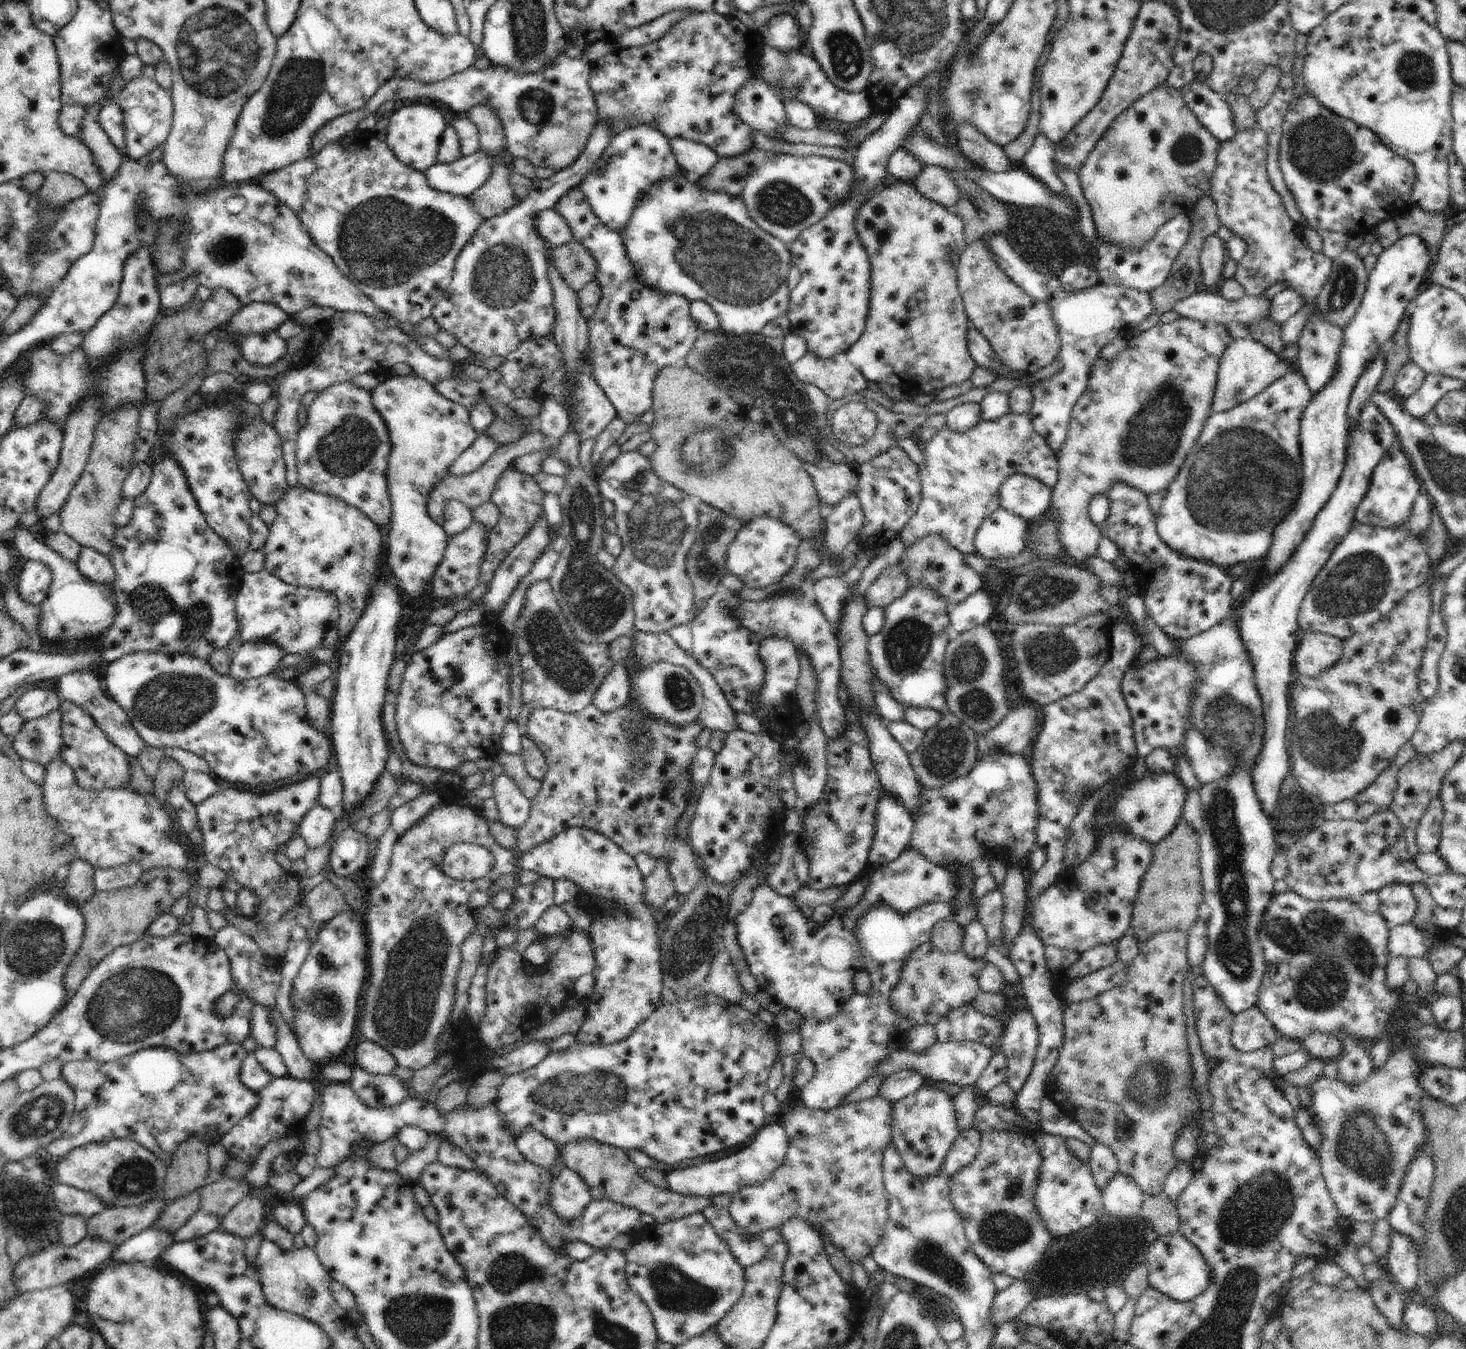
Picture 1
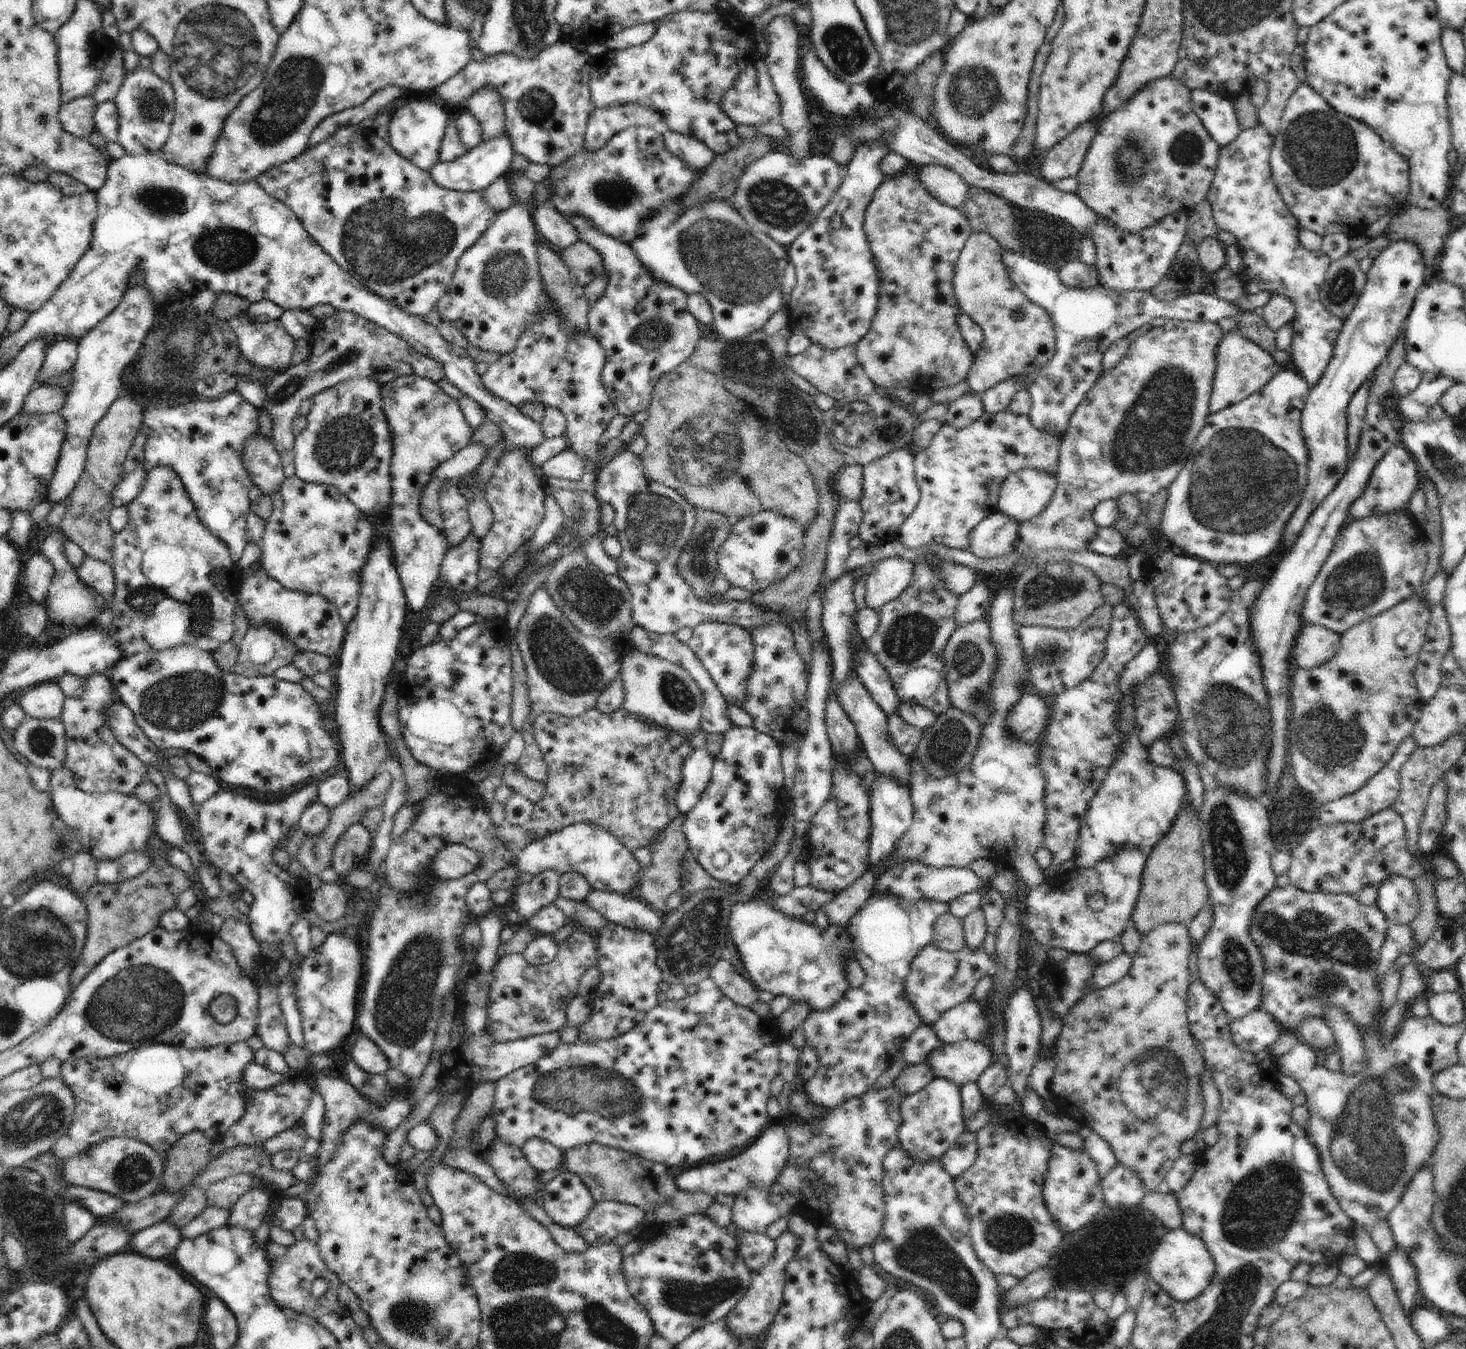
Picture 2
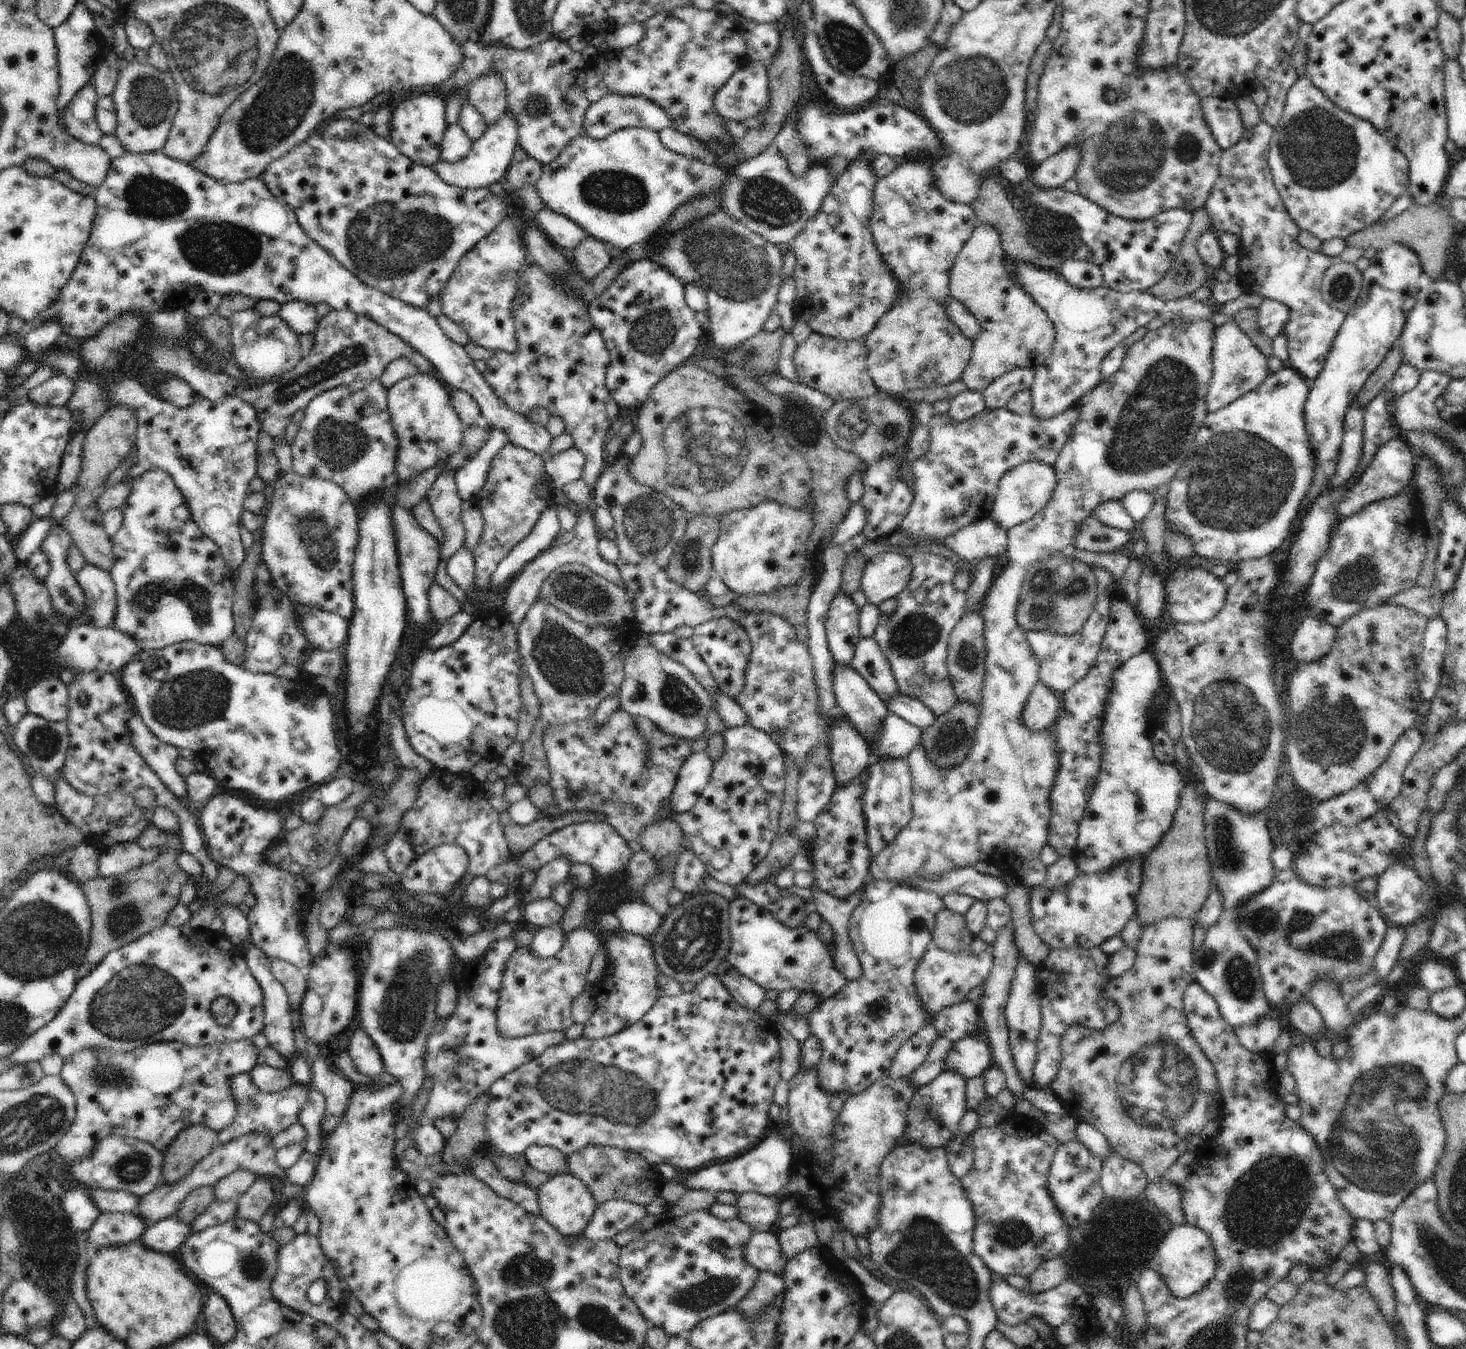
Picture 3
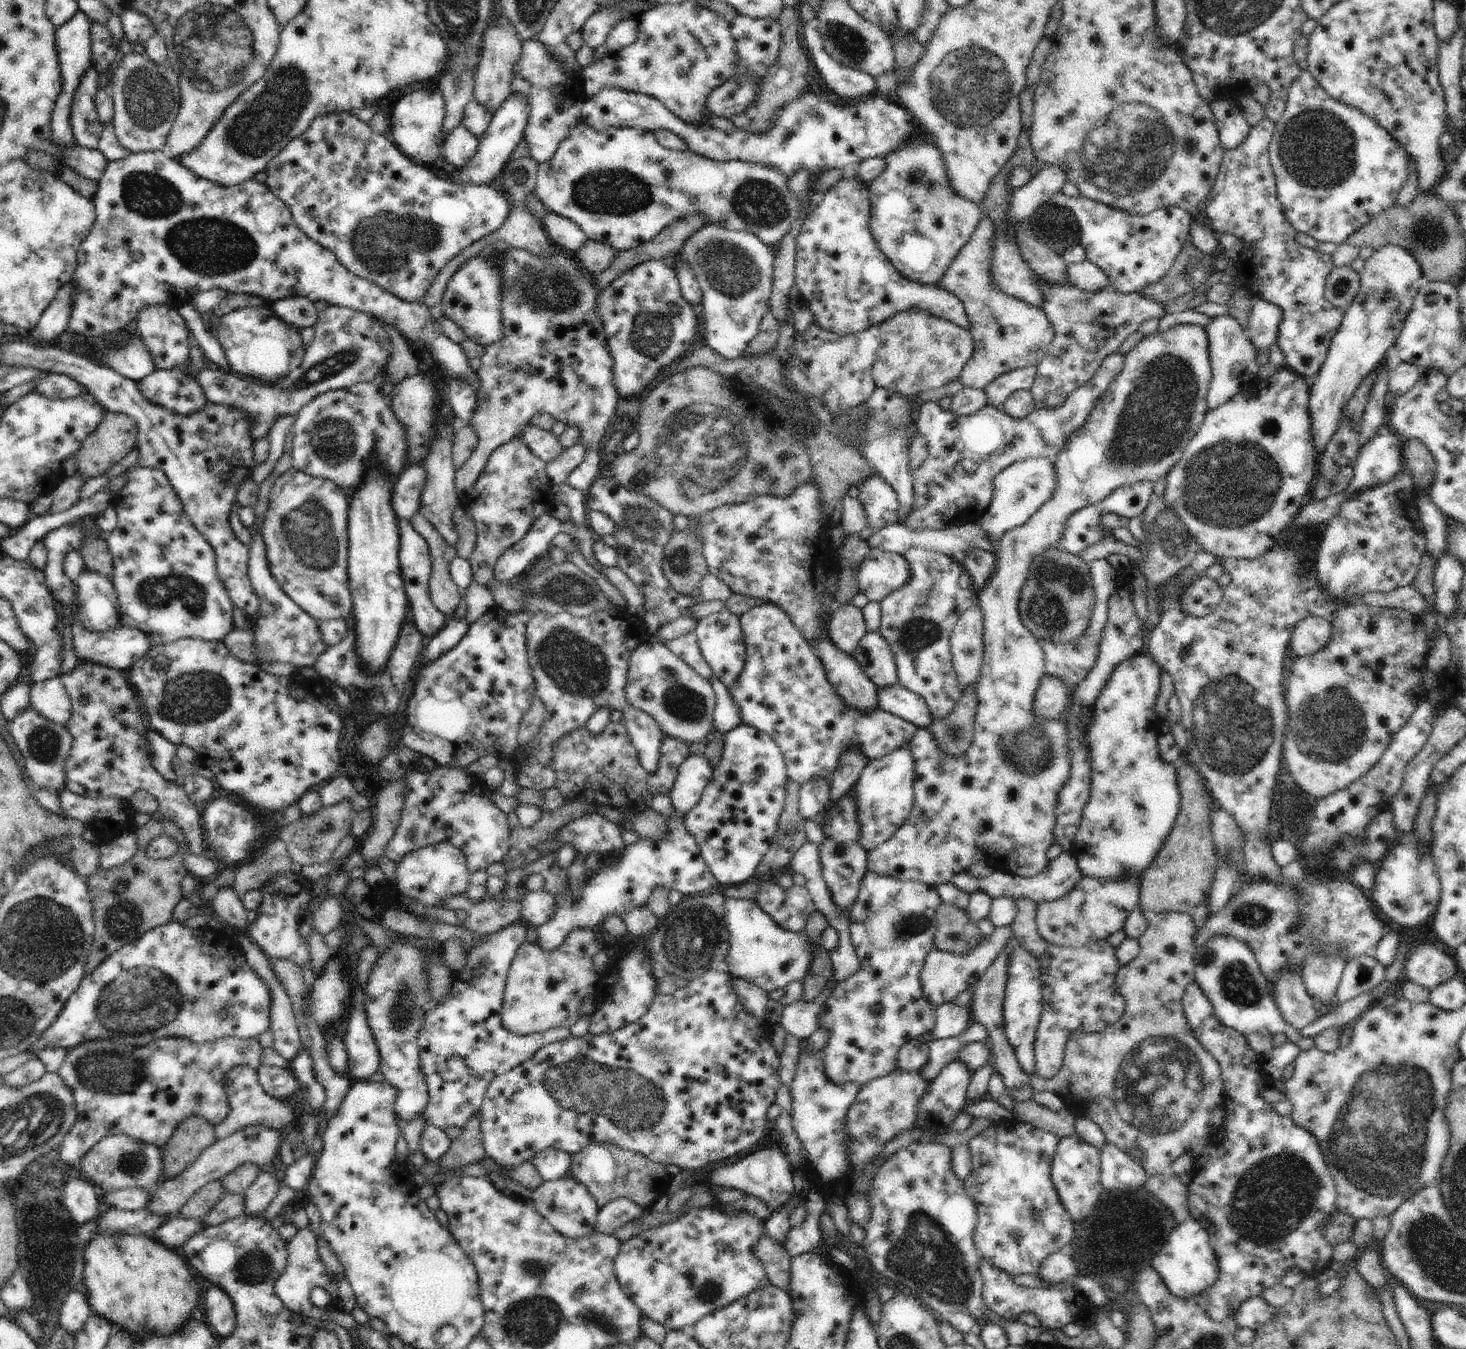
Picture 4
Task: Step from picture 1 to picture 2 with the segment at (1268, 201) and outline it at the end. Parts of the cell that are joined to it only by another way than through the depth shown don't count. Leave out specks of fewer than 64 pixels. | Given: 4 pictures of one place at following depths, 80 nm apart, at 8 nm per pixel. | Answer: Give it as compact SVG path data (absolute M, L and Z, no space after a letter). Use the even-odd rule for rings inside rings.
M1260 124L1254 128L1241 130L1238 136L1219 150L1216 172L1210 185L1207 199L1211 202L1213 215L1220 230L1230 231L1242 246L1243 259L1234 274L1244 285L1245 294L1252 296L1262 290L1272 291L1274 295L1286 295L1296 305L1293 328L1293 341L1290 346L1290 365L1312 389L1320 382L1333 357L1335 340L1339 337L1343 320L1333 315L1320 300L1320 289L1329 264L1332 262L1321 250L1311 251L1299 241L1299 222L1290 212L1272 178L1269 156L1273 145L1273 136Z

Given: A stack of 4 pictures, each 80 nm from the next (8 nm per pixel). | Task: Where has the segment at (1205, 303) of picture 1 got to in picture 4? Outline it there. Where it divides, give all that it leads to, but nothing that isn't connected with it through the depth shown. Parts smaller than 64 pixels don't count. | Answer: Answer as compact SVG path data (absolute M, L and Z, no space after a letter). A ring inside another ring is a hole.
M1038 278L1037 285L1042 289L1044 312L1055 330L1049 353L1037 366L1035 379L1030 385L1034 406L1038 410L1055 409L1066 402L1072 391L1086 384L1100 368L1102 361L1115 353L1124 340L1140 328L1142 322L1150 318L1161 319L1165 315L1166 307L1154 299L1143 297L1141 293L1122 294L1121 292L1104 289L1096 292L1086 292L1070 283L1050 284Z

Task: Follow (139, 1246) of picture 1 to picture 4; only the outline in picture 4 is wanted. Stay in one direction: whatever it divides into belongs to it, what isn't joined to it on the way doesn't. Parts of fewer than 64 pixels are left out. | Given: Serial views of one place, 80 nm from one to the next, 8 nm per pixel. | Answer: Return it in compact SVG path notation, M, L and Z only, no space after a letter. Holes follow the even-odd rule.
M175 1215L166 1218L162 1225L154 1228L151 1238L170 1250L179 1252L184 1244L187 1244L190 1238L196 1236L196 1233L199 1233L203 1228L200 1219L185 1219Z

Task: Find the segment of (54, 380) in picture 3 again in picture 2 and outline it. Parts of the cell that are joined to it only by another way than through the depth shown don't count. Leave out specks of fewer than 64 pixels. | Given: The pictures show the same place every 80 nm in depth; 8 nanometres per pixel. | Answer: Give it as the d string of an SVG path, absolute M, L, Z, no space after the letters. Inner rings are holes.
M38 386L28 393L21 412L28 416L58 413L65 405L67 396L68 391L61 387Z

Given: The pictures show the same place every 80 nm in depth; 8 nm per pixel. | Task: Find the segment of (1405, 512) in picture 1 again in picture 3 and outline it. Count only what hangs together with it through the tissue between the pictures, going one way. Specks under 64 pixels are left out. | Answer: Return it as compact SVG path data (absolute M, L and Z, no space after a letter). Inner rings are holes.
M1401 435L1392 437L1392 440L1387 441L1384 446L1380 446L1369 467L1361 474L1361 479L1357 481L1337 505L1335 509L1337 515L1346 519L1366 509L1369 504L1397 497L1409 487L1414 486L1415 458L1411 449Z

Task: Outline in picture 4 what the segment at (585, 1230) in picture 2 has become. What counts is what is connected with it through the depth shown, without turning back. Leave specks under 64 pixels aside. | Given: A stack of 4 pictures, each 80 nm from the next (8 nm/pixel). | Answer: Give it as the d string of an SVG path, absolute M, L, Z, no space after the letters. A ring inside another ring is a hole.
M626 1197L614 1199L599 1209L594 1231L613 1235L624 1224L636 1220L643 1211L644 1209L639 1204Z

